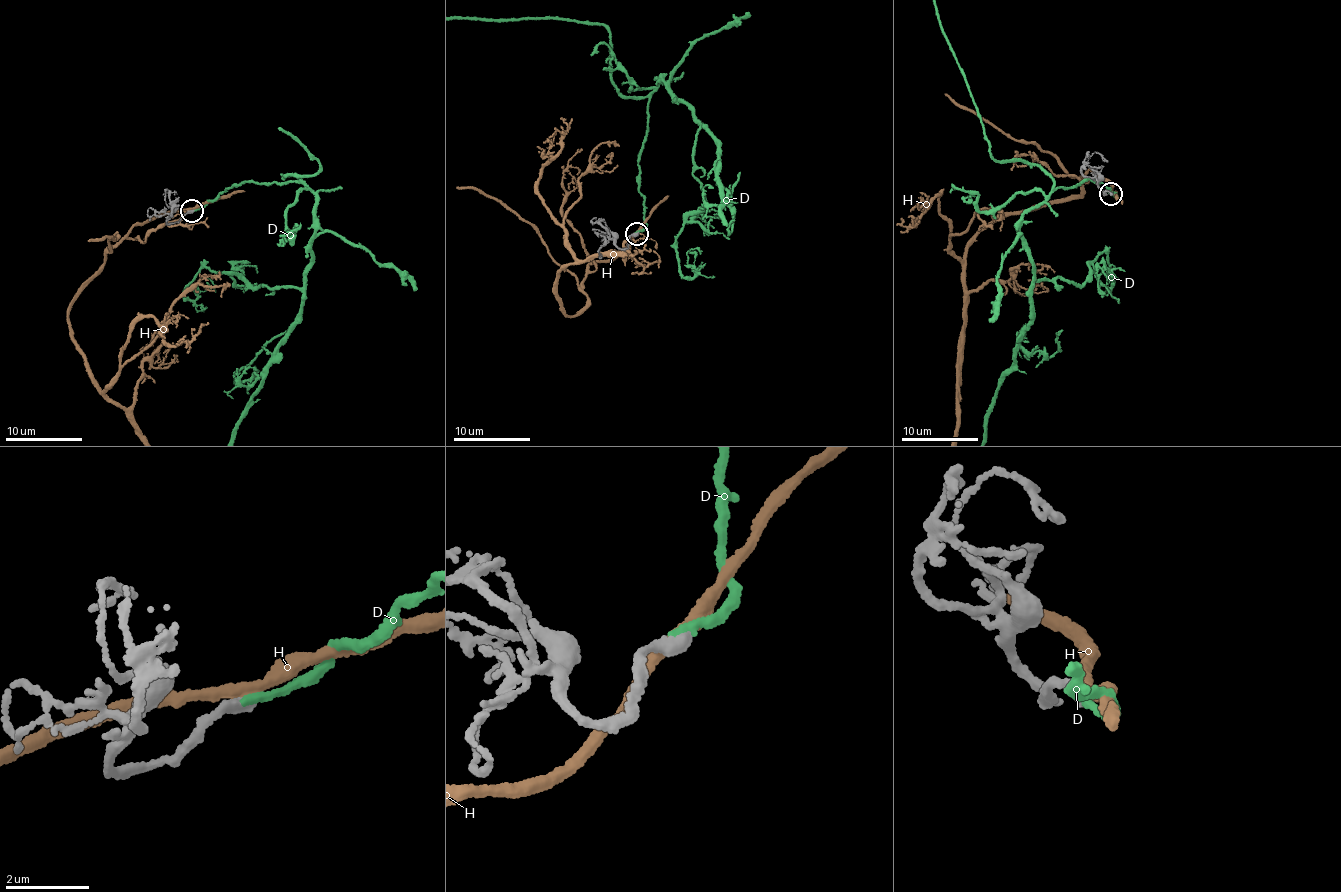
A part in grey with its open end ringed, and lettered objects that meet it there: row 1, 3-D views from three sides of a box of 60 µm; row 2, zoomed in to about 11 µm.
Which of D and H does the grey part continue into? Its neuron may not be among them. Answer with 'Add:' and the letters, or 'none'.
Add: D

